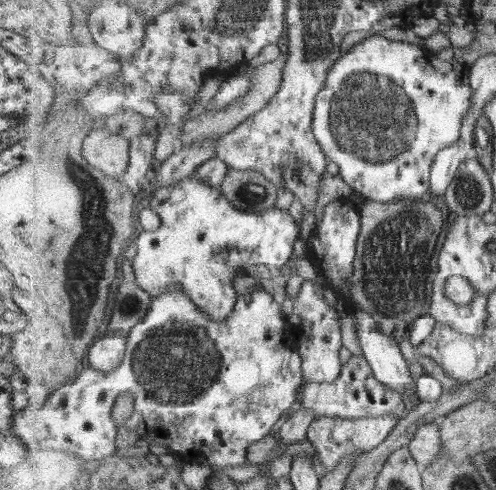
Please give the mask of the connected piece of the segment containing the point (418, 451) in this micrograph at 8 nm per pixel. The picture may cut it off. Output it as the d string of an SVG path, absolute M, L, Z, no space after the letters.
M423 421L415 436L407 443L410 447L415 460L422 466L429 466L433 464L433 459L437 459L441 455L441 428L440 422L437 421Z

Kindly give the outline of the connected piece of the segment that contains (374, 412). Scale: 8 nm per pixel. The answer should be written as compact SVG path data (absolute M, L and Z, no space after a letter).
M357 355L351 356L351 359L343 365L343 371L334 383L305 382L299 388L297 400L301 402L301 409L313 408L318 416L339 416L339 418L345 419L380 417L391 414L401 420L410 409L407 399L397 390L377 380L372 366Z

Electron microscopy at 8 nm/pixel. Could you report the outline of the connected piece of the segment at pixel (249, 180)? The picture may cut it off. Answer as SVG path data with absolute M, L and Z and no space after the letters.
M229 168L224 182L221 186L221 194L227 196L227 200L245 212L256 213L257 215L266 215L269 209L273 209L277 202L277 188L279 186L272 184L263 174L258 171L241 171L235 168Z

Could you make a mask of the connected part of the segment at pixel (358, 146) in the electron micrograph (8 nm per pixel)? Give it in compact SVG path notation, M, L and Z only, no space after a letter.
M371 35L359 43L353 45L336 62L329 73L325 87L316 97L316 111L313 116L313 133L316 140L320 142L327 158L339 168L339 174L343 181L353 188L353 191L360 193L367 200L376 202L389 202L397 200L412 200L426 197L430 190L430 175L432 167L436 162L436 156L445 148L453 147L462 136L464 119L472 110L473 87L470 84L471 66L458 62L454 58L449 61L440 60L435 53L428 52L425 48L409 42L389 40L385 36Z

